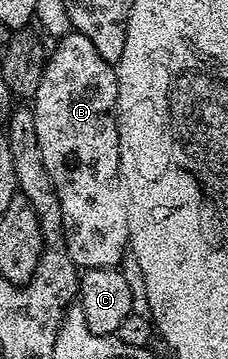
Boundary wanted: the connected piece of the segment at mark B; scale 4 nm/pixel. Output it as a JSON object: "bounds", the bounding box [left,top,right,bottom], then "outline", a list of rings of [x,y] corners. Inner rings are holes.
{"bounds":[31,31,129,271],"outline":[[[70,31],[48,54],[31,108],[43,164],[63,207],[67,255],[81,271],[120,266],[129,249],[129,202],[121,184],[116,68],[95,51],[87,35]]]}

